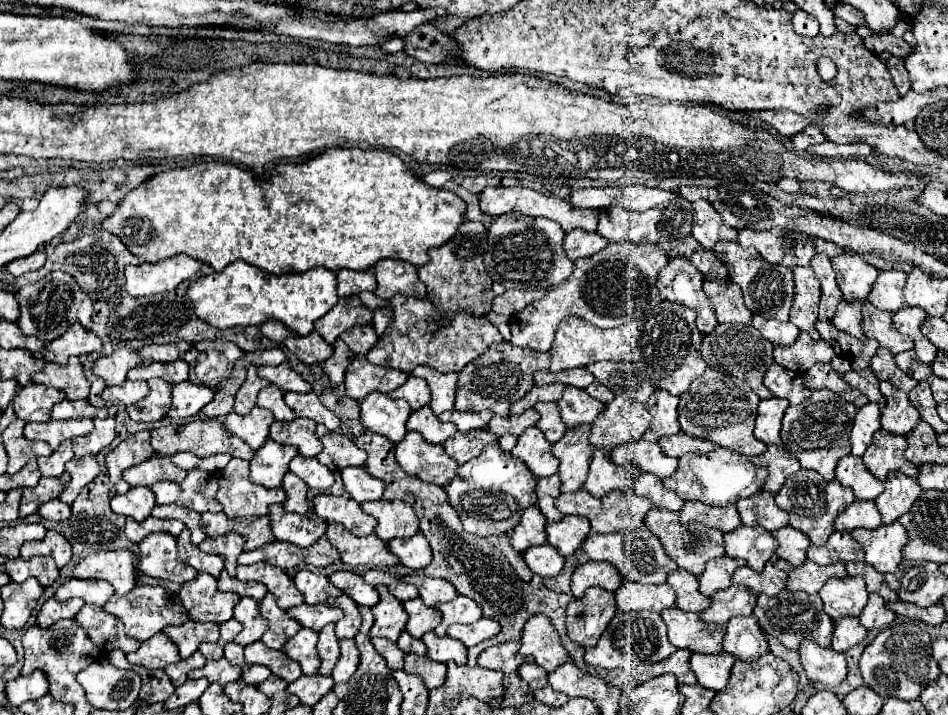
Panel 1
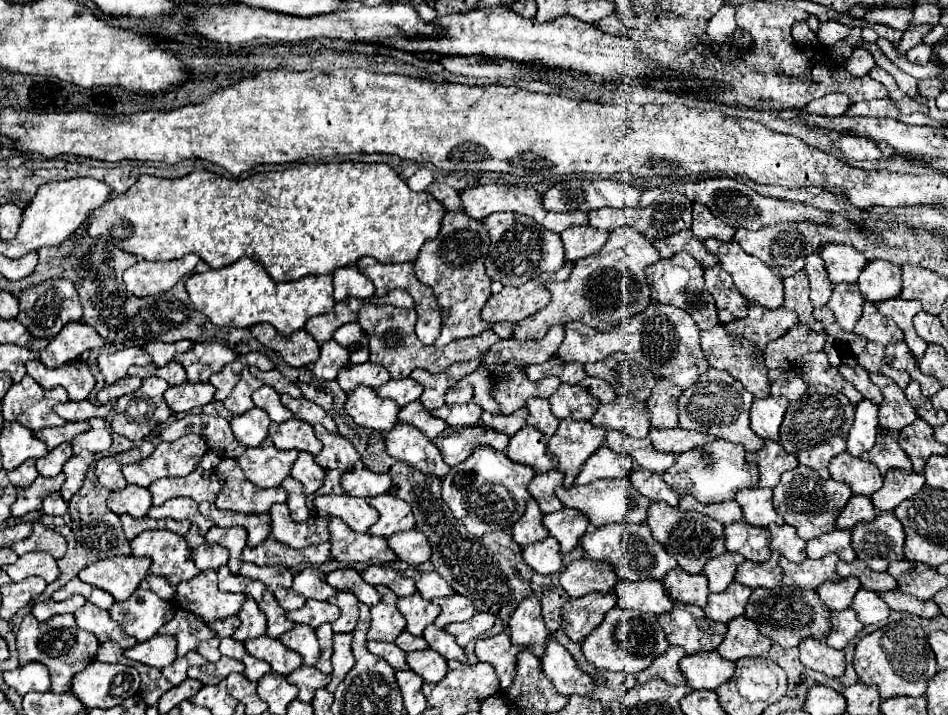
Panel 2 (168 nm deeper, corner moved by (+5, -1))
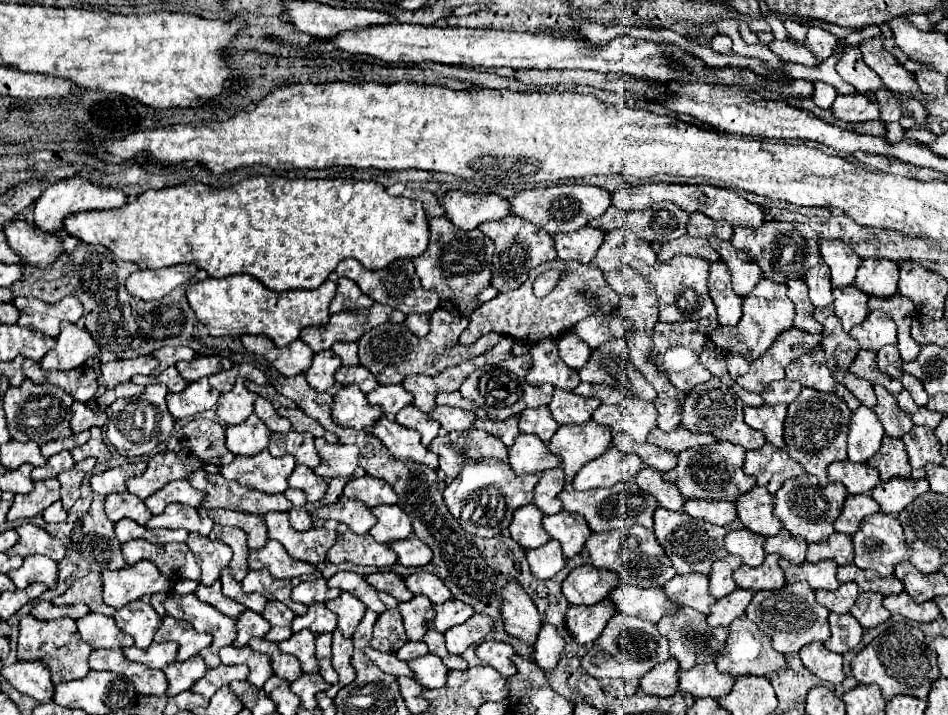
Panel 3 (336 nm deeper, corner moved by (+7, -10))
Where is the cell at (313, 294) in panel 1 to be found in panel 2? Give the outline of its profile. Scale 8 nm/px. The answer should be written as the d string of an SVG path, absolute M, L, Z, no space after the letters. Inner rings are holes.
M242 257L224 269L210 269L206 273L194 273L186 281L186 291L196 311L204 313L218 327L252 327L256 323L270 323L280 335L292 335L304 329L308 317L328 313L334 307L332 275L308 275L298 281L276 283L272 281L260 263Z

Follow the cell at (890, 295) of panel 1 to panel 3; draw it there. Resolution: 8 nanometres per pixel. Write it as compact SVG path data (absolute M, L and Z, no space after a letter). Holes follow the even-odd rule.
M866 258L858 266L854 284L868 296L888 298L898 290L898 264L884 258Z

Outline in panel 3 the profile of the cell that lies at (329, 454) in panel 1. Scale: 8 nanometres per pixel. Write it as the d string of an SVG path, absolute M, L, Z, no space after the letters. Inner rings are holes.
M316 438L316 450L322 464L314 472L322 478L350 478L358 468L358 446L328 444L324 438Z

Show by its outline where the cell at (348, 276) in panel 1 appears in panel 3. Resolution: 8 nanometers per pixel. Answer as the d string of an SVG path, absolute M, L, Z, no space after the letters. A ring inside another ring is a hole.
M338 278L338 290L336 296L330 304L330 314L342 312L342 310L360 310L360 308L370 308L374 300L370 296L362 294L362 290L348 278Z

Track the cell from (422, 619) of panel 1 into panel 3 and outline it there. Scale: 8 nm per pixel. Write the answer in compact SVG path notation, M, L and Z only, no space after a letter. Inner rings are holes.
M414 596L412 600L402 602L398 608L404 620L408 640L422 640L434 618L432 602L426 596Z

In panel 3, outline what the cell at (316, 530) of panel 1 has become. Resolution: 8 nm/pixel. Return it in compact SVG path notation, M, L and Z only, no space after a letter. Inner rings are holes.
M270 512L264 516L268 524L268 538L278 540L294 560L308 564L322 564L326 552L336 540L336 532L326 528L312 528L308 532L296 532L288 524L286 512Z

